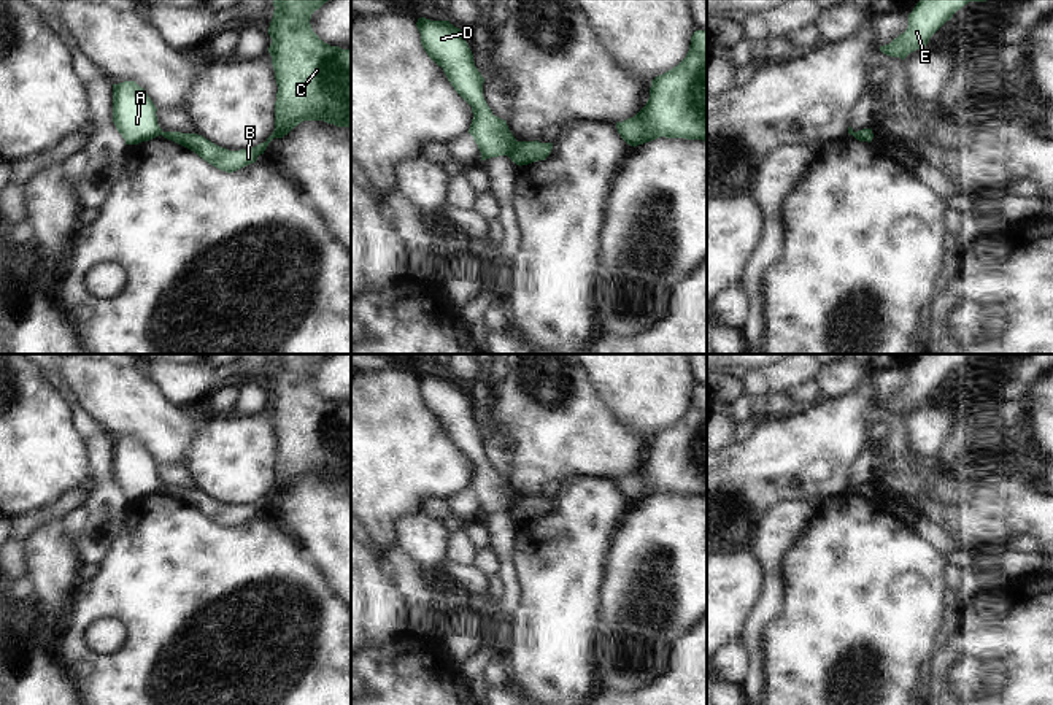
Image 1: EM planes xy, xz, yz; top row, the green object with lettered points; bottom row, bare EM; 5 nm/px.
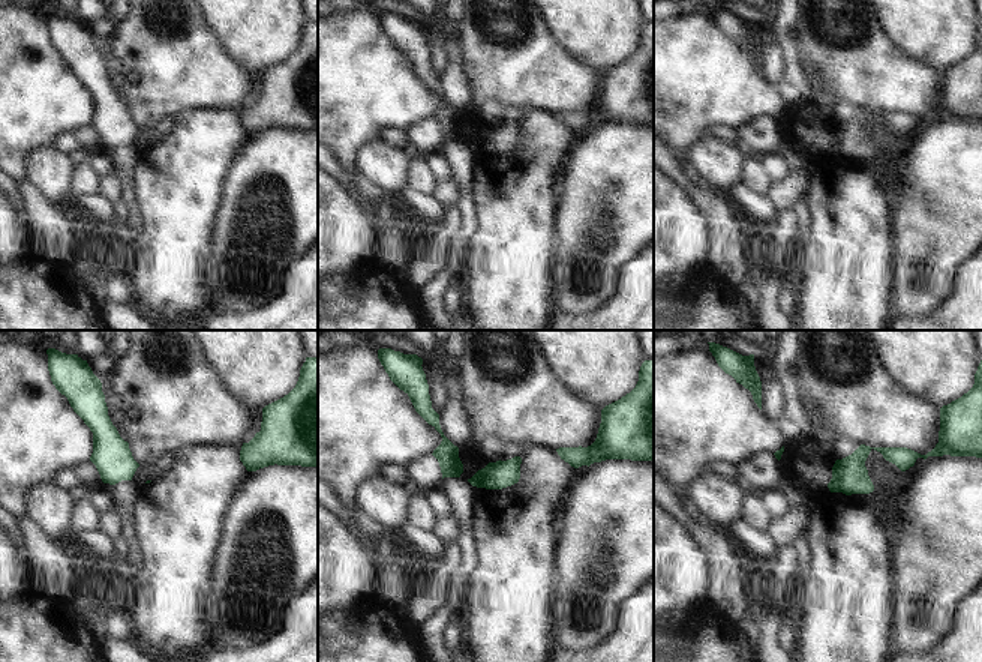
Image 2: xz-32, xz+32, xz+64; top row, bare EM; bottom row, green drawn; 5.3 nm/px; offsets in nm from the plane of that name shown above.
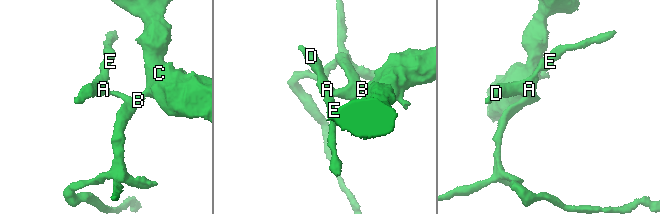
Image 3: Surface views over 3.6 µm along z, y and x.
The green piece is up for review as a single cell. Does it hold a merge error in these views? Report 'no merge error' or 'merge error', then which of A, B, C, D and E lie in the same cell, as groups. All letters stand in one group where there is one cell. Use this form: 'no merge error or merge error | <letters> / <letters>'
merge error | A D E / B C

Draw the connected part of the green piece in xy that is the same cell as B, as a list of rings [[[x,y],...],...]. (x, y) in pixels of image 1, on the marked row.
[[[273,0],[268,52],[278,92],[275,130],[264,143],[229,151],[197,133],[160,135],[232,173],[254,164],[273,138],[283,138],[303,121],[351,127],[351,49],[324,43],[310,24],[311,14],[326,2],[329,0]]]

